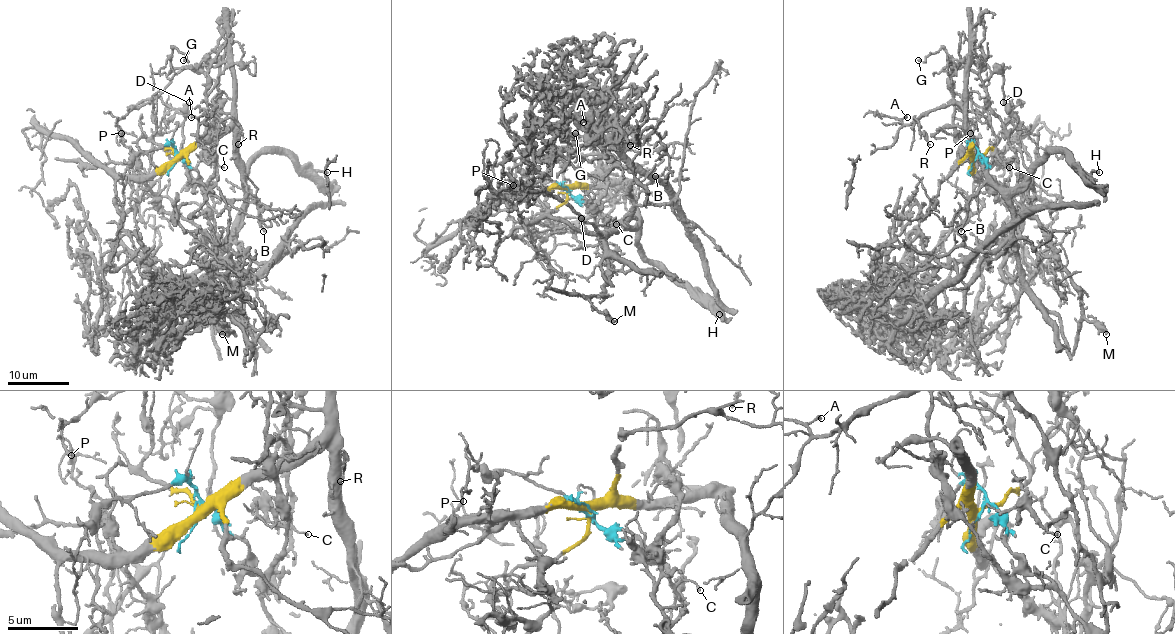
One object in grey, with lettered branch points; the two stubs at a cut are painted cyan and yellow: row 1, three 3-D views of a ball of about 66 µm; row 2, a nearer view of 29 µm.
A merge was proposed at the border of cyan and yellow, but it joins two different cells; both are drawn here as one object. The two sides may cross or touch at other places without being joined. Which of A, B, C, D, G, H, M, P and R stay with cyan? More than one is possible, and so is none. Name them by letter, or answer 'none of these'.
C, D, M

